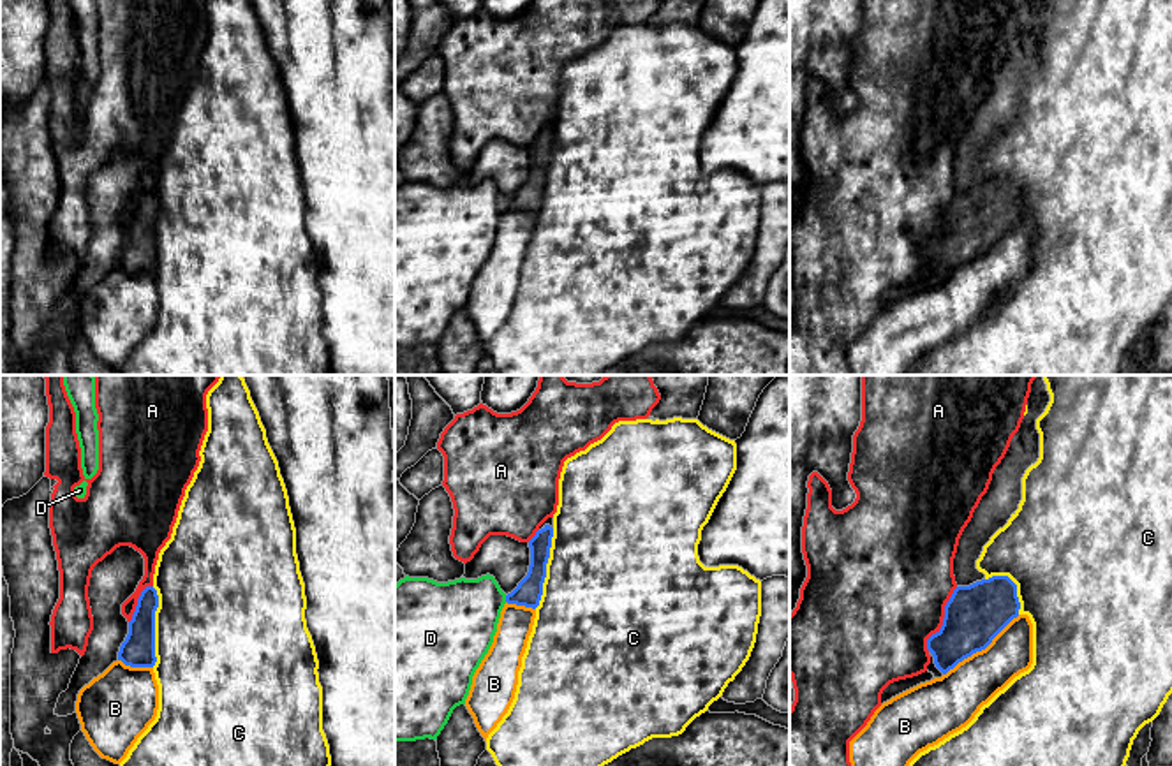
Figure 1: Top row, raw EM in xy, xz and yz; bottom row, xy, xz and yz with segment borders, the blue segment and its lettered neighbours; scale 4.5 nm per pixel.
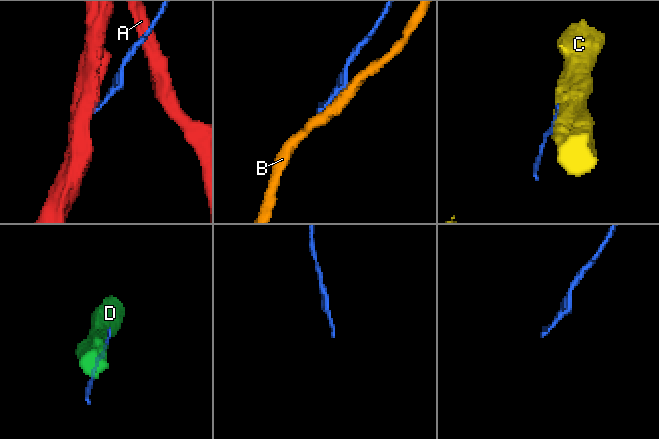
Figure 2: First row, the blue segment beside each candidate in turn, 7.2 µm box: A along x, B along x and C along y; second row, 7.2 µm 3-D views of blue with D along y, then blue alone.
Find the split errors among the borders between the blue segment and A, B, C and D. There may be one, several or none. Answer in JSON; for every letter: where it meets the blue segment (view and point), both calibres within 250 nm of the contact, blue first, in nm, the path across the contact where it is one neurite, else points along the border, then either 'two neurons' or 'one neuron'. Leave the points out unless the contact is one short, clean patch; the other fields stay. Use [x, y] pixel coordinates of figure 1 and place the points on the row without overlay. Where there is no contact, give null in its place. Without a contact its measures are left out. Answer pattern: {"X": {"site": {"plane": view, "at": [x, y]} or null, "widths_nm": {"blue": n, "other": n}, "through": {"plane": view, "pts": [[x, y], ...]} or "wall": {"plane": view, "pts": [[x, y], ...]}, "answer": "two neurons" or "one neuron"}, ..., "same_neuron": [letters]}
{"A": {"site": {"plane": "yz", "at": [943, 224]}, "widths_nm": {"blue": 280, "other": 480}, "wall": {"plane": "yz", "pts": [[957, 192], [945, 212], [943, 229], [927, 245], [927, 256]]}, "answer": "two neurons"}, "B": {"site": {"plane": "yz", "at": [980, 256]}, "widths_nm": {"blue": 280, "other": 240}, "answer": "two neurons"}, "C": {"site": {"plane": "xy", "at": [154, 233]}, "widths_nm": {"blue": 160, "other": 500}, "answer": "two neurons"}, "D": {"site": {"plane": "xz", "at": [506, 205]}, "widths_nm": {"blue": 120, "other": 360}, "answer": "two neurons"}, "same_neuron": []}

